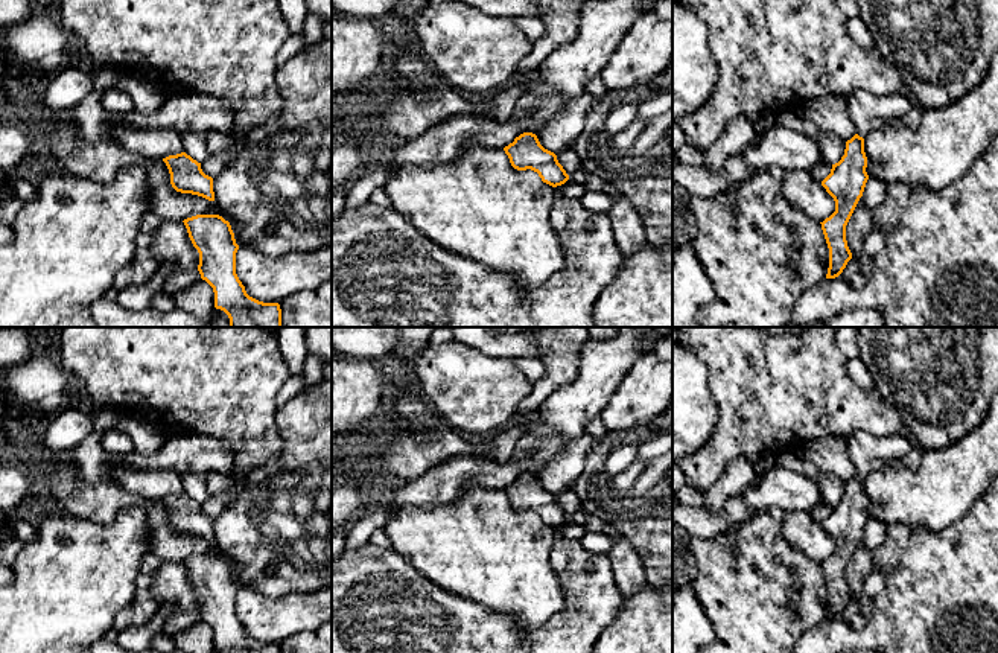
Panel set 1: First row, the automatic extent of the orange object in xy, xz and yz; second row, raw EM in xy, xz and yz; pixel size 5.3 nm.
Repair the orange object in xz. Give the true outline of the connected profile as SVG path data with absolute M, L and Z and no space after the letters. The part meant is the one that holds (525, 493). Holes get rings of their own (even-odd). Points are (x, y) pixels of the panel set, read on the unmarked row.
M532 473L520 475L504 492L514 510L531 510L539 514L543 524L552 528L561 527L569 521L557 496L545 490Z

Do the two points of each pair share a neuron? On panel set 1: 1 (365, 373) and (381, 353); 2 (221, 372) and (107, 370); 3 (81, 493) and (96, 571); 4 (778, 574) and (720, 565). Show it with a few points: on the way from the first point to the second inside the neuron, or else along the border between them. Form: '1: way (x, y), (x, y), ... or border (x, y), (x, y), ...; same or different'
1: border (347, 355), (376, 359), (382, 364); different
2: way (192, 372), (152, 372), (148, 375), (136, 370); same
3: border (50, 509), (99, 522), (110, 522), (120, 512); different
4: way (764, 573), (758, 577), (734, 574); same

